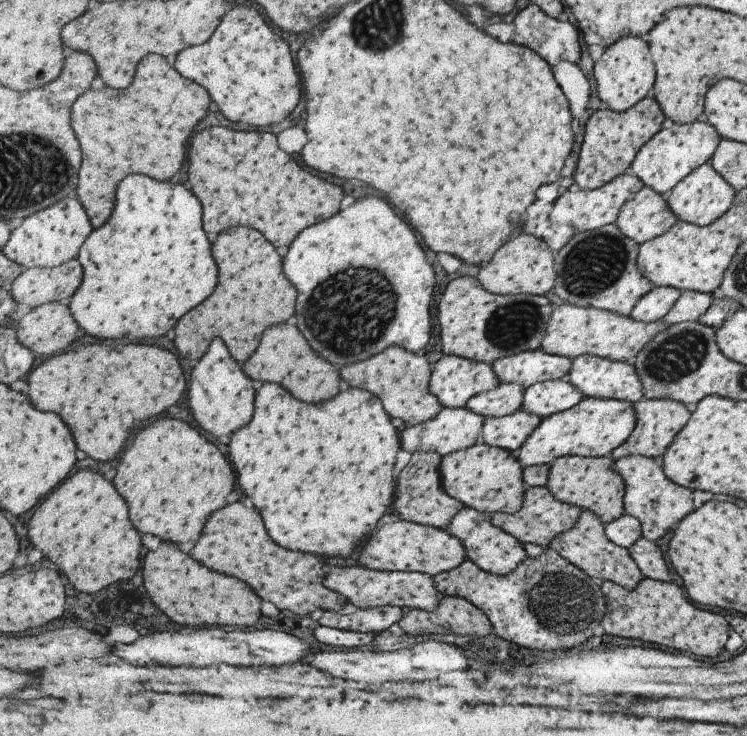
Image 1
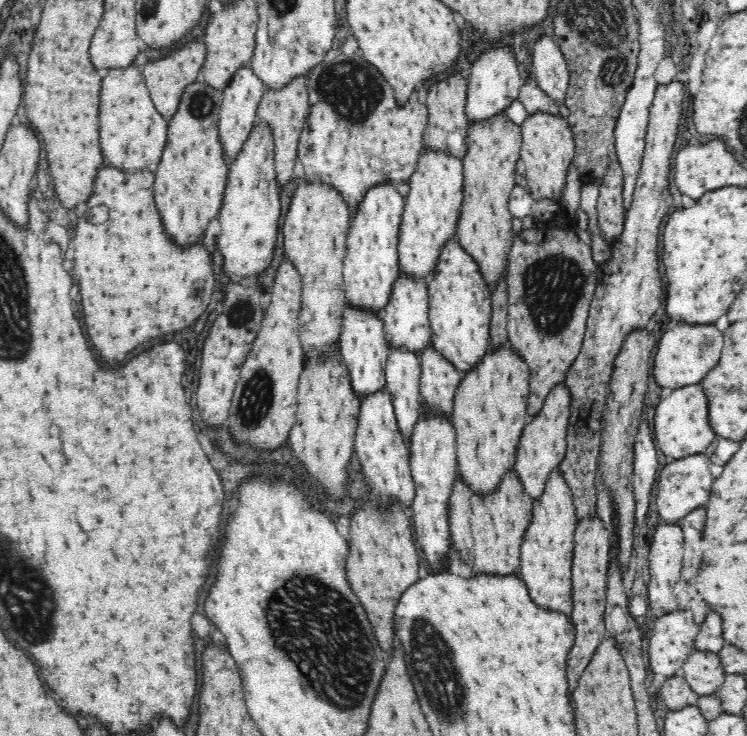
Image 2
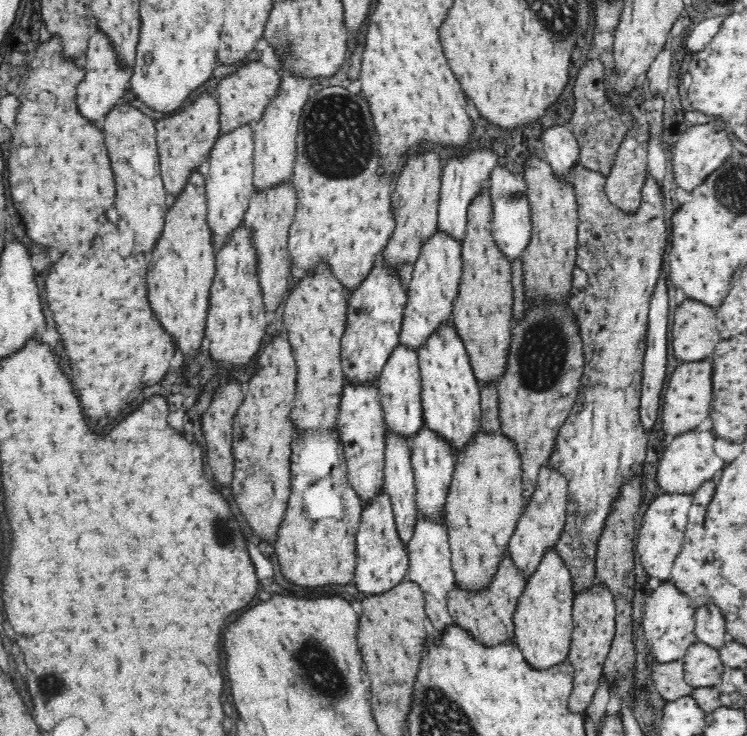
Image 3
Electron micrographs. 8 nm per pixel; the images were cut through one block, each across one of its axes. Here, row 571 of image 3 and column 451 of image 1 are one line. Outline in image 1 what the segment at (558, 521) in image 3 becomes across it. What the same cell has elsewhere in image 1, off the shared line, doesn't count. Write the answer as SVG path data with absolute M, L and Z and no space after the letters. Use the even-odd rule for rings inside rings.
M465 507L455 518L451 524L447 526L447 532L451 532L453 536L457 536L459 540L463 540L463 546L467 550L467 559L479 565L479 568L496 574L499 576L509 576L511 572L515 572L529 556L523 548L523 542L517 540L513 534L505 532L499 526L495 526L491 519L493 514L487 512L479 512L475 508Z

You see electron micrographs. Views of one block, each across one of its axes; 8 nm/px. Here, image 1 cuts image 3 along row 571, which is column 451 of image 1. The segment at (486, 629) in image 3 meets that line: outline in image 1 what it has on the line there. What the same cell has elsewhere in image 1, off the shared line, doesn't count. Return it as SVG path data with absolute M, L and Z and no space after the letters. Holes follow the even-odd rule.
M415 452L411 462L403 468L397 480L397 498L393 504L393 510L401 520L446 529L455 516L465 508L461 500L455 499L443 487L442 460L442 455L438 452Z

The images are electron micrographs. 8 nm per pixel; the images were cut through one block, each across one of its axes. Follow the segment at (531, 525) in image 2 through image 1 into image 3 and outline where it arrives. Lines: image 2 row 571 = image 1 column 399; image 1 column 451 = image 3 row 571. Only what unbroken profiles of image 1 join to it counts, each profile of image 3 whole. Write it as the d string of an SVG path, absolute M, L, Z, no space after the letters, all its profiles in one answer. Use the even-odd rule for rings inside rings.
M548 548L544 556L527 579L522 594L518 597L513 625L515 643L523 652L528 664L534 668L548 668L567 660L571 647L573 626L573 581L570 569L553 548Z

